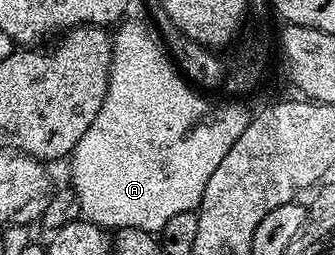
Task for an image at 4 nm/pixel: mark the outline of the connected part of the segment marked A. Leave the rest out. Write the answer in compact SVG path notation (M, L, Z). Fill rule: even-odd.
M123 21L118 24L114 32L113 42L111 44L111 72L109 73L109 85L105 93L105 101L101 101L101 109L97 117L93 117L93 125L85 129L85 137L77 141L77 145L71 150L69 164L71 163L71 187L75 190L75 199L79 202L78 214L86 219L88 223L96 223L98 227L104 229L118 229L121 227L132 227L158 233L163 230L165 221L177 217L177 213L196 210L205 193L205 185L209 185L209 177L213 177L213 169L221 165L221 157L233 149L233 141L245 133L249 122L249 114L239 103L210 103L206 99L206 94L200 93L192 84L188 83L179 73L178 67L175 66L170 54L165 50L162 42L153 37L152 32L142 27L139 23L127 23Z

